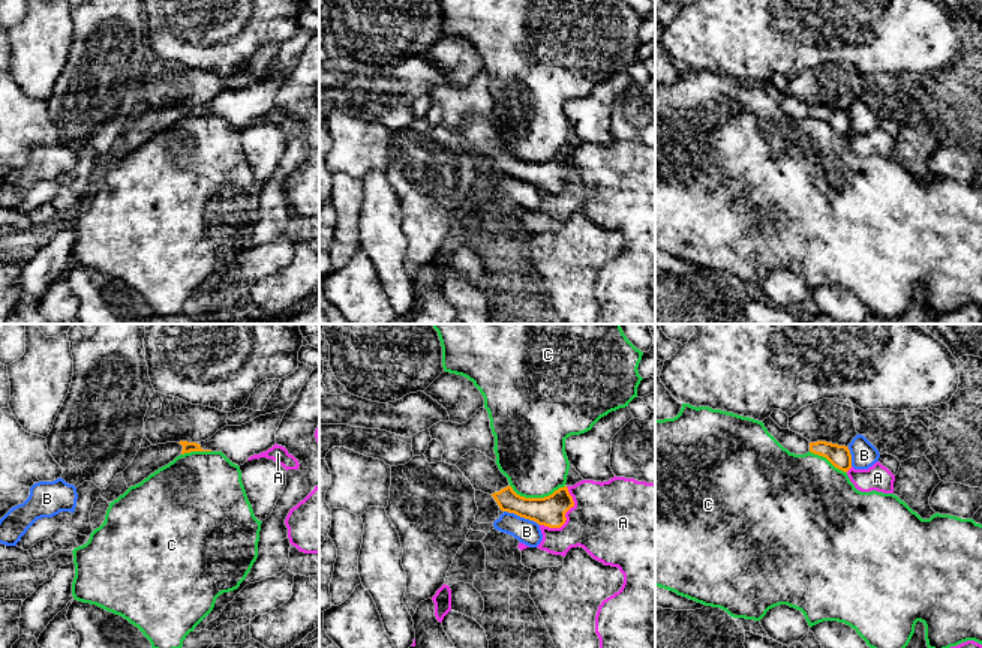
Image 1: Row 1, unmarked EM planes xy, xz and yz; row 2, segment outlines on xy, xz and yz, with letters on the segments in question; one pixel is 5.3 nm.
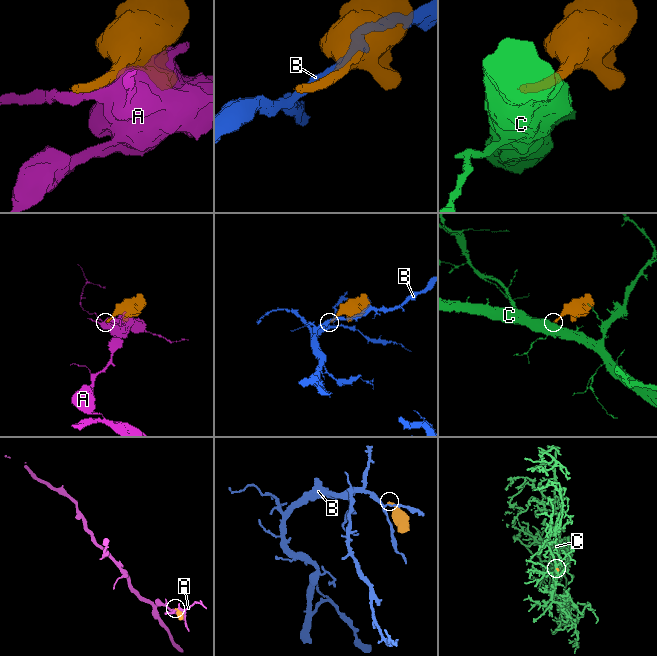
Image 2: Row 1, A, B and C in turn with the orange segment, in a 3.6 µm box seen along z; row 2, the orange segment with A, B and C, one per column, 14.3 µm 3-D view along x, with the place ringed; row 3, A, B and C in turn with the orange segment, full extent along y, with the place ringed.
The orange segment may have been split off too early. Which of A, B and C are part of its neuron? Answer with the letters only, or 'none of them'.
none of them

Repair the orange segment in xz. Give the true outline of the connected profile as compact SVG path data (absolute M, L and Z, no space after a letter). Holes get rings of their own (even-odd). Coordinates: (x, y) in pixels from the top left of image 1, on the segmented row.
M469 450L456 466L475 490L492 495L502 512L514 513L538 525L561 528L567 520L565 513L574 507L567 486L544 498L517 495L508 478L499 471L496 462L481 452Z

